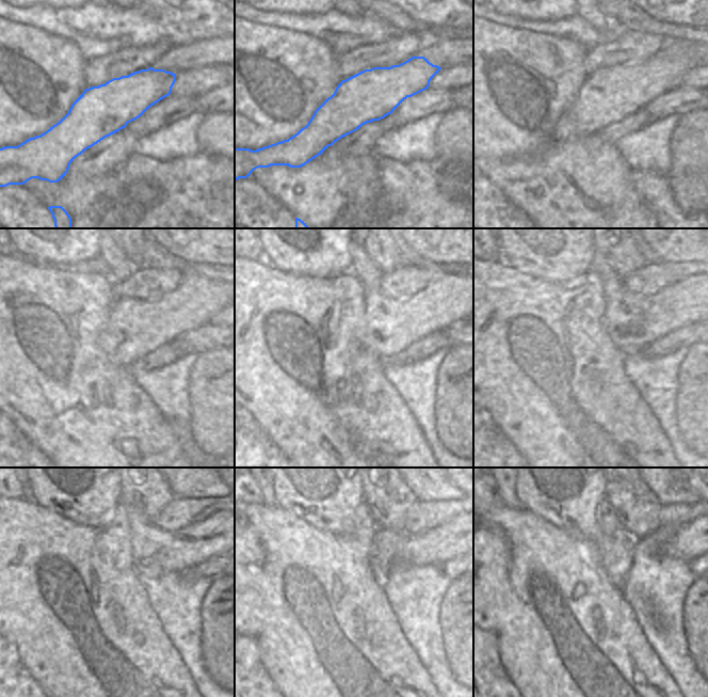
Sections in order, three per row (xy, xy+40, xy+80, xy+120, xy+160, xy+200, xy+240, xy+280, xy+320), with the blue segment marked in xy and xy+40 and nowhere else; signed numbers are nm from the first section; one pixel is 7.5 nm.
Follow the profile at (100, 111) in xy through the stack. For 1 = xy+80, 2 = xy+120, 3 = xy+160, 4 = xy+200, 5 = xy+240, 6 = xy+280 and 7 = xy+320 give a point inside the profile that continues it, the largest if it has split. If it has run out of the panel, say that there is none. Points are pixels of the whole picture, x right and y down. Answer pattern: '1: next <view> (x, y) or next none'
1: next xy+80 (608, 95)
2: next xy+120 (135, 328)
3: next xy+160 (389, 326)
4: next xy+200 (633, 321)
5: next xy+240 (155, 552)
6: next xy+280 (436, 545)
7: next xy+320 (690, 540)

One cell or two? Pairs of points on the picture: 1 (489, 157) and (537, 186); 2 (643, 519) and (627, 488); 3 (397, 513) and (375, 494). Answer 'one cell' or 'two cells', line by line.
1: one cell
2: one cell
3: one cell

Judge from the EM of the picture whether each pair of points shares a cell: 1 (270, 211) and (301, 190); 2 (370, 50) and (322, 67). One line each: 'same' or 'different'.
1: different
2: different

